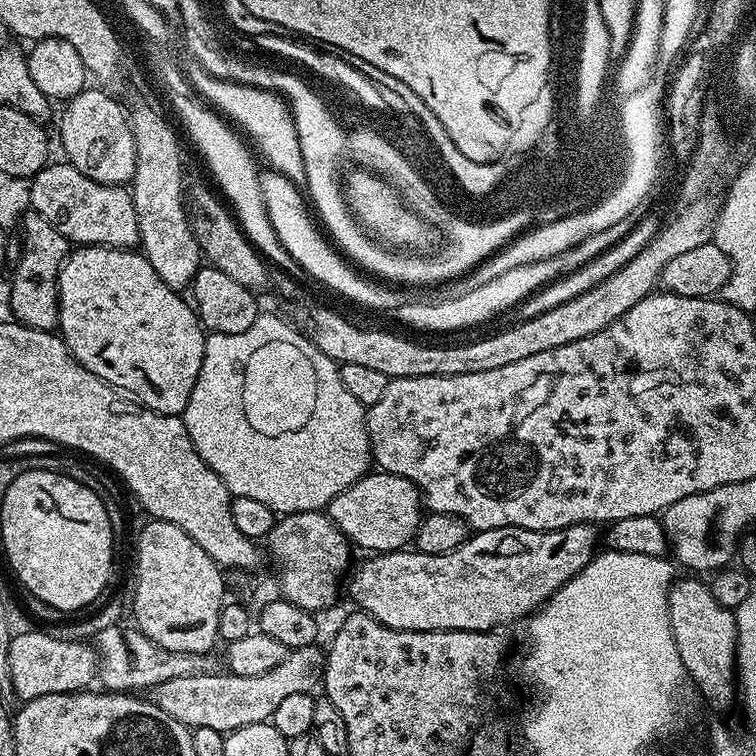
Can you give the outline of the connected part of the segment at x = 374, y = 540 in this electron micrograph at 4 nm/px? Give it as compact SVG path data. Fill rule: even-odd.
M372 470L367 476L358 478L358 482L346 486L346 490L328 504L326 515L355 547L357 544L365 548L365 553L399 552L416 539L422 519L422 497L414 482L398 474Z

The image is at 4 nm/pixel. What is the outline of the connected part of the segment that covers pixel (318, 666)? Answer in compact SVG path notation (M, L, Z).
M316 644L291 649L287 658L278 662L274 670L266 670L266 674L234 674L227 670L217 670L214 674L170 678L170 682L162 682L151 689L150 696L159 708L166 710L166 714L170 714L170 718L182 722L189 730L206 726L209 730L218 730L227 734L242 726L271 721L274 709L282 703L282 698L287 698L289 694L311 693L312 687L315 684L317 687L321 683L324 674L325 653L321 649L319 652L318 649Z

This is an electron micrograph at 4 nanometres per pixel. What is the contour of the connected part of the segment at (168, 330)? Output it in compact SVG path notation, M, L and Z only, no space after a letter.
M80 246L69 251L67 260L60 267L58 332L72 357L90 370L90 374L102 378L152 412L180 416L186 402L190 402L190 390L194 390L198 370L202 370L206 339L206 329L200 323L195 307L180 296L183 295L177 289L166 286L166 282L154 274L154 266L150 266L139 251Z

